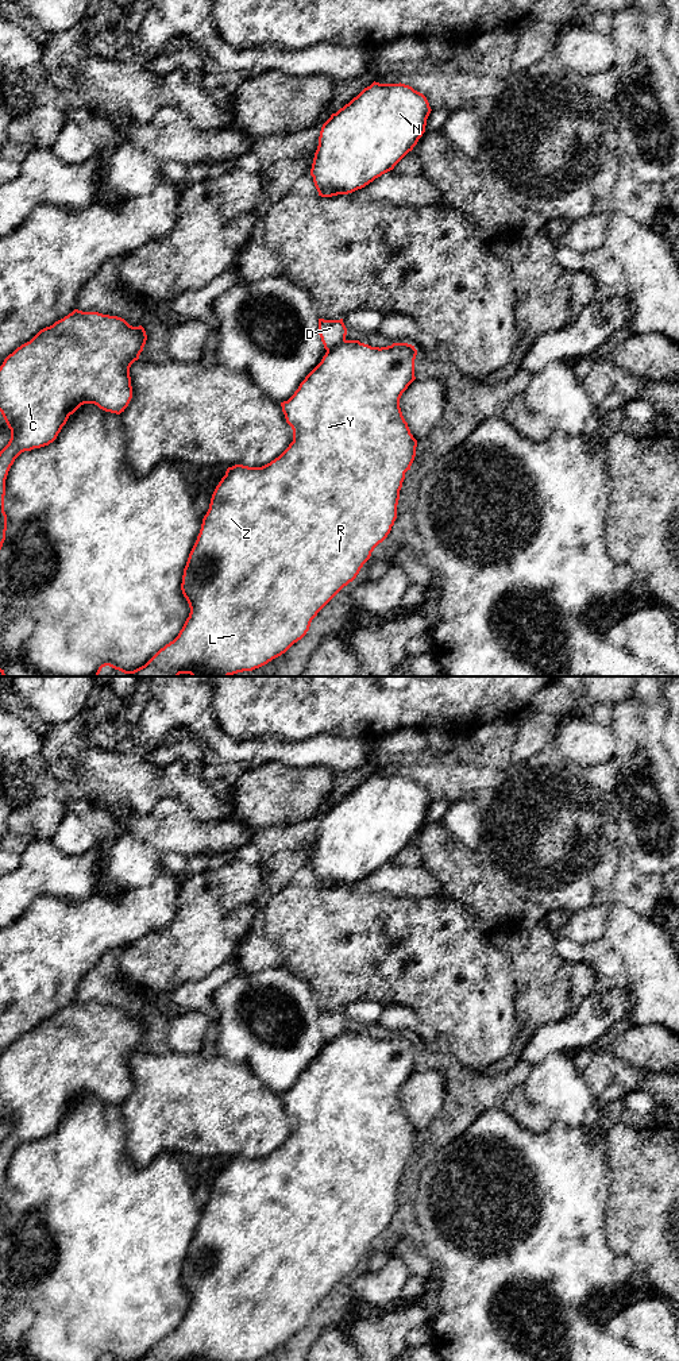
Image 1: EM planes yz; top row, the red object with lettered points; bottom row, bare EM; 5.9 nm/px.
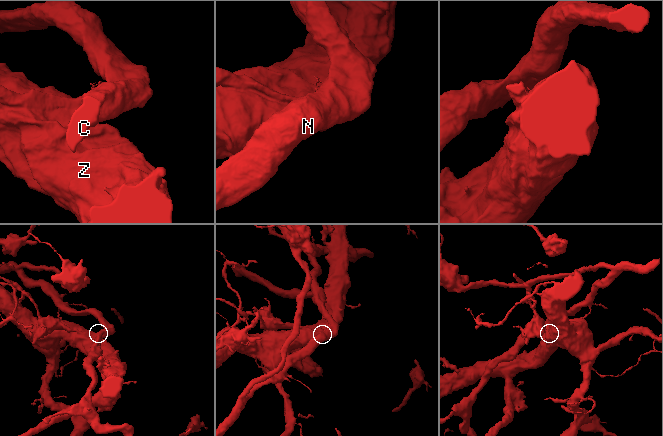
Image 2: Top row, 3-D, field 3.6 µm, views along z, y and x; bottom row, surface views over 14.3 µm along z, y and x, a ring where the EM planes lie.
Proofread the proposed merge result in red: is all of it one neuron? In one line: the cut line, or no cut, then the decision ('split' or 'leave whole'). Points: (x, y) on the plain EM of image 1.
cut in yz along (344, 1030), (327, 1043); split

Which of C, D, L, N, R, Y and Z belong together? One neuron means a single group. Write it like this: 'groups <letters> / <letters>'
groups C L N R Y Z / D

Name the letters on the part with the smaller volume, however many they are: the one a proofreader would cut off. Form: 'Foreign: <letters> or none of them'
Foreign: D

